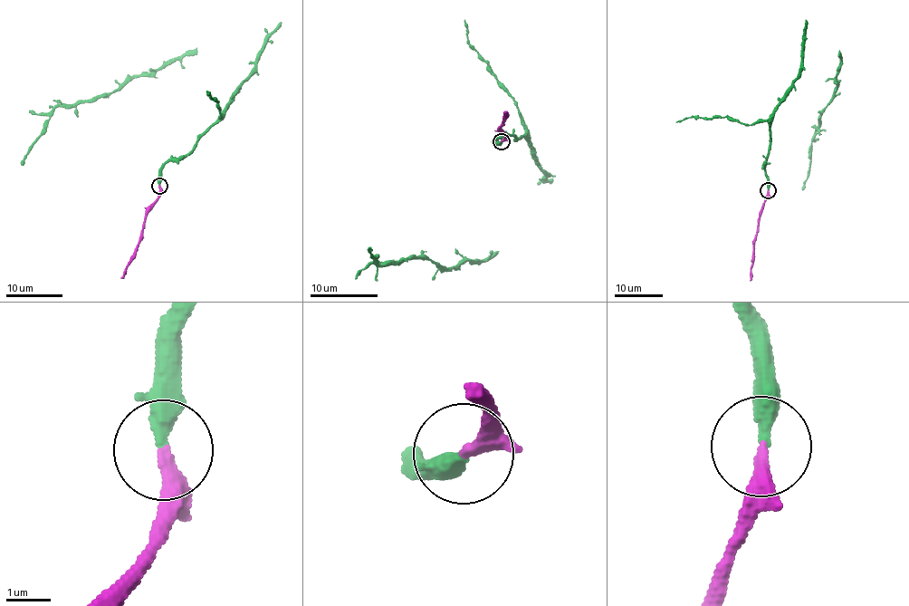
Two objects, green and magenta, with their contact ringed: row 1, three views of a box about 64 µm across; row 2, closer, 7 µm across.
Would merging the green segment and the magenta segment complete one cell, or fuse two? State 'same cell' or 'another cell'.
same cell

